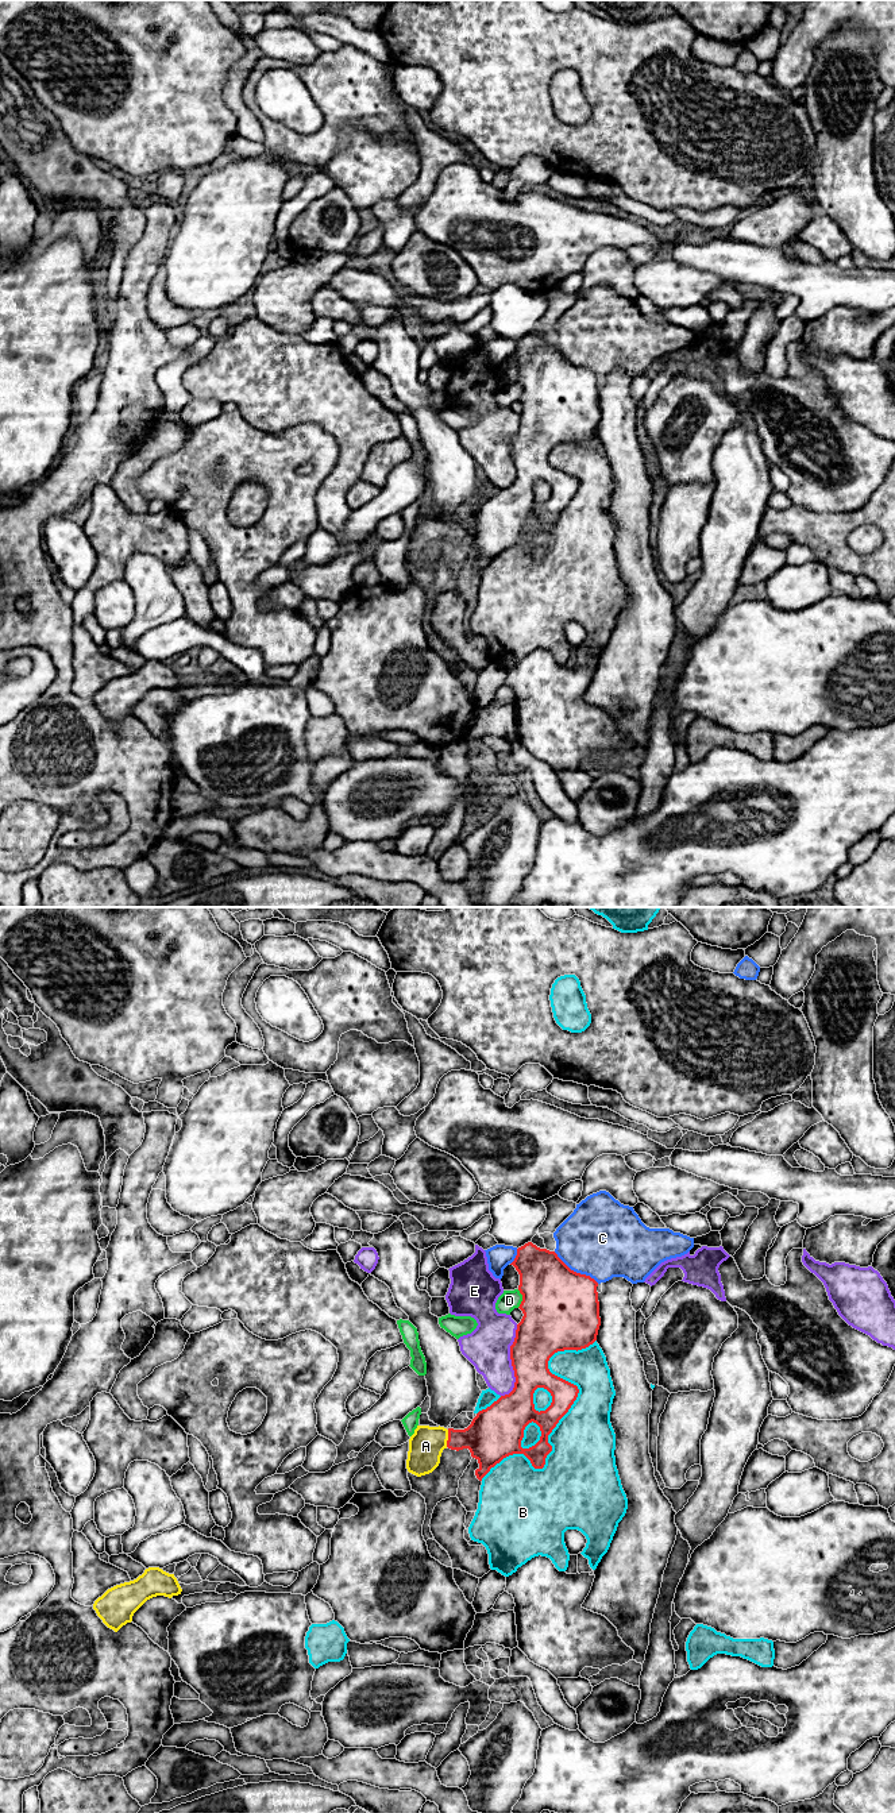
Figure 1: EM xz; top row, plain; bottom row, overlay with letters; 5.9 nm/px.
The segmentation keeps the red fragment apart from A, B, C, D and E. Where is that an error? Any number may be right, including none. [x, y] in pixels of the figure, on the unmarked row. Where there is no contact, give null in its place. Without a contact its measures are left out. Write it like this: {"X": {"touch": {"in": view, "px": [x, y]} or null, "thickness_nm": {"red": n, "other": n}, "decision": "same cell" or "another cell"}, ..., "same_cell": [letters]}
{"A": {"touch": {"in": "xz", "px": [448, 531]}, "thickness_nm": {"red": 280, "other": 200}, "decision": "same cell"}, "B": {"touch": {"in": "xz", "px": [563, 508]}, "thickness_nm": {"red": 160, "other": 380}, "decision": "another cell"}, "C": {"touch": {"in": "xz", "px": [575, 365]}, "thickness_nm": {"red": 460, "other": 460}, "decision": "another cell"}, "D": {"touch": {"in": "xz", "px": [523, 392]}, "thickness_nm": {"red": 460, "other": 120}, "decision": "another cell"}, "E": {"touch": {"in": "xz", "px": [512, 455]}, "thickness_nm": {"red": 280, "other": 280}, "decision": "another cell"}, "same_cell": ["A"]}

